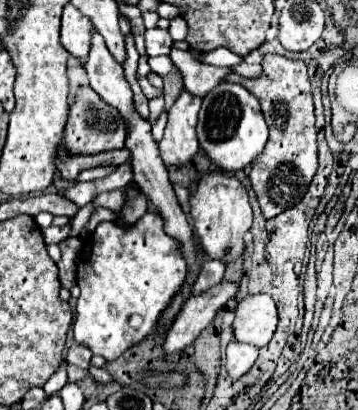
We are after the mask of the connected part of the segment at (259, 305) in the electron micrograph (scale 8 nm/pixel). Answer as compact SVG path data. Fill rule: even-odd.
M255 294L245 296L235 308L233 332L235 340L263 348L277 326L277 308L271 296Z

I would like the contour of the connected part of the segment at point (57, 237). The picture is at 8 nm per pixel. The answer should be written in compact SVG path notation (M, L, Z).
M65 224L65 226L49 226L43 232L45 232L45 243L47 245L57 244L57 242L61 242L61 240L65 240L69 236L71 224Z

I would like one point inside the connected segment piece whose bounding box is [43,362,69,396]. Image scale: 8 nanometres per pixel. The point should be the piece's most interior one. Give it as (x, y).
(59, 379)

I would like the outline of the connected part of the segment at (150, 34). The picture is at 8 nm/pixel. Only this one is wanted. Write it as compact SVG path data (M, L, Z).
M153 28L145 32L145 44L147 44L147 54L149 56L161 56L161 54L169 54L173 40L169 36L167 30L161 28Z

